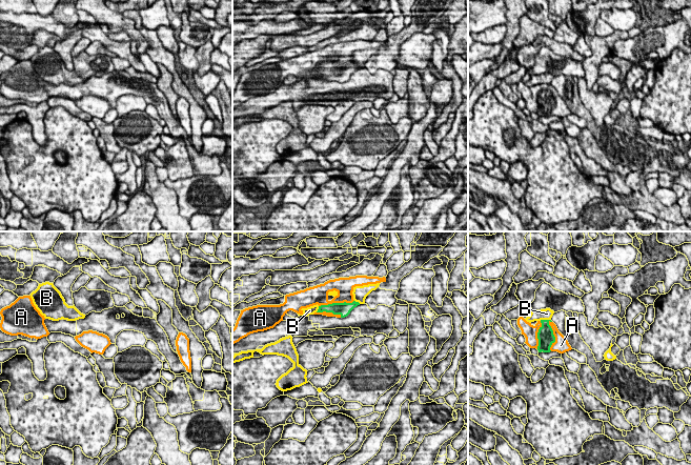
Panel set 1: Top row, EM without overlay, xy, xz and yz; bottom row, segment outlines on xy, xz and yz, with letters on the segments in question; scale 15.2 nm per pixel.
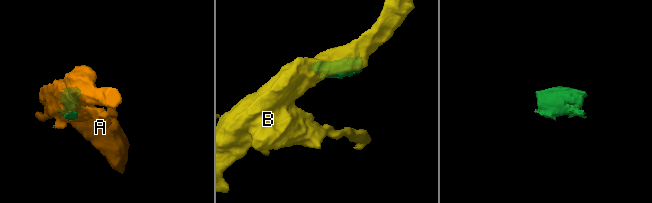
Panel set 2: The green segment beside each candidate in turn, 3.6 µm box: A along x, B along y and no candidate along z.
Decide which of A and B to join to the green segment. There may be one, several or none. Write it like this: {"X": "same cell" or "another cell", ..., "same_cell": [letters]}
{"A": "same cell", "B": "another cell", "same_cell": ["A"]}

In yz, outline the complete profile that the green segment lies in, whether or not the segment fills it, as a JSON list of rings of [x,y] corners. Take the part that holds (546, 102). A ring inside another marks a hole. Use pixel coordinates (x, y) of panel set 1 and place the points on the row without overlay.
[[[523,81],[517,83],[517,89],[522,99],[526,102],[526,108],[530,113],[536,113],[538,117],[557,116],[564,118],[571,115],[566,102],[558,96],[551,84],[541,84],[533,90]]]

